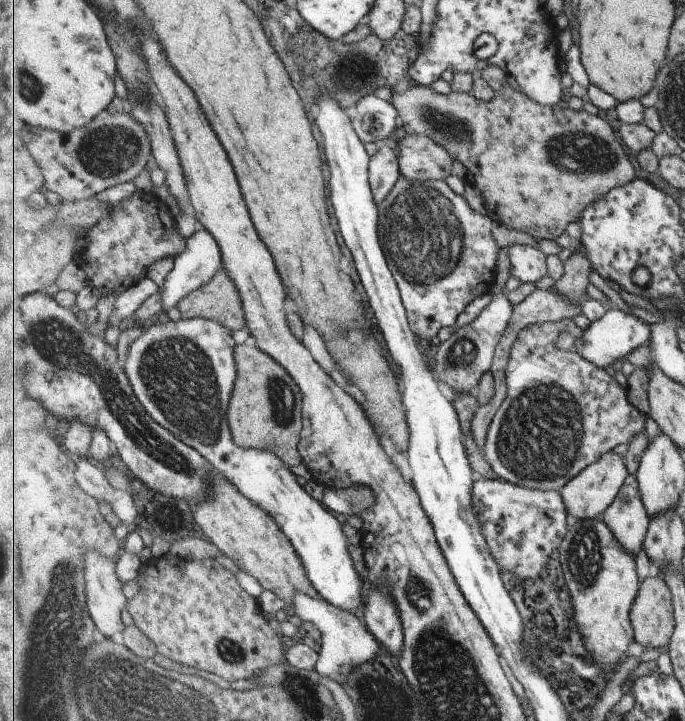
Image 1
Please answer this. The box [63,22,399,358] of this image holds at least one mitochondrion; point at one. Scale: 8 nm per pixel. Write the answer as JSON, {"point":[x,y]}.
{"point":[109,150]}

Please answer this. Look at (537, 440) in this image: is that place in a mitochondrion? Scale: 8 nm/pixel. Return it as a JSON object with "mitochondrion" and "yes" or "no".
{"mitochondrion":"yes"}

